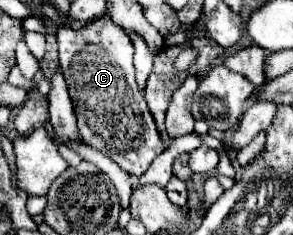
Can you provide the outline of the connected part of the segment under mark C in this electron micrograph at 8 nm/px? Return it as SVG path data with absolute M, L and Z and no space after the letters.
M105 16L89 22L83 30L59 26L57 46L61 72L69 84L69 96L75 106L81 136L89 146L101 150L131 176L139 178L155 156L165 150L165 142L135 82L133 44L129 36Z

